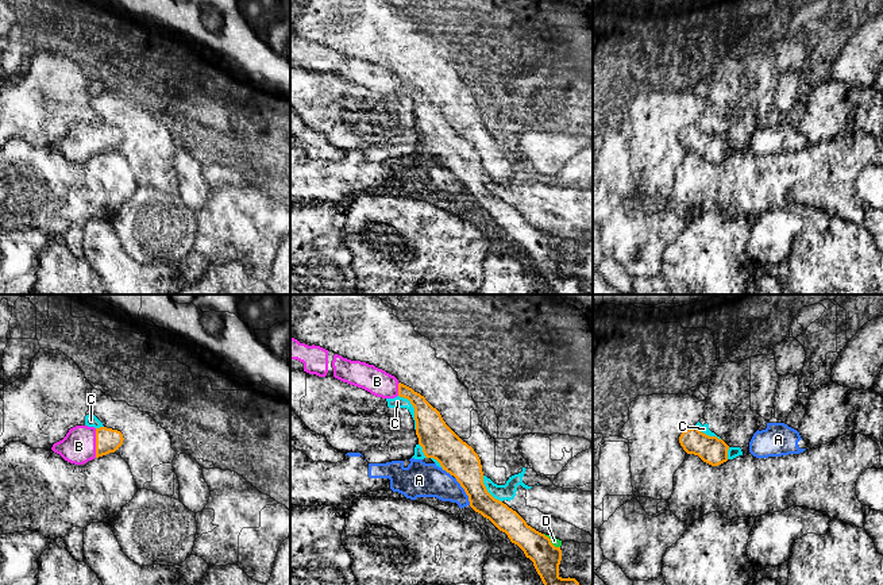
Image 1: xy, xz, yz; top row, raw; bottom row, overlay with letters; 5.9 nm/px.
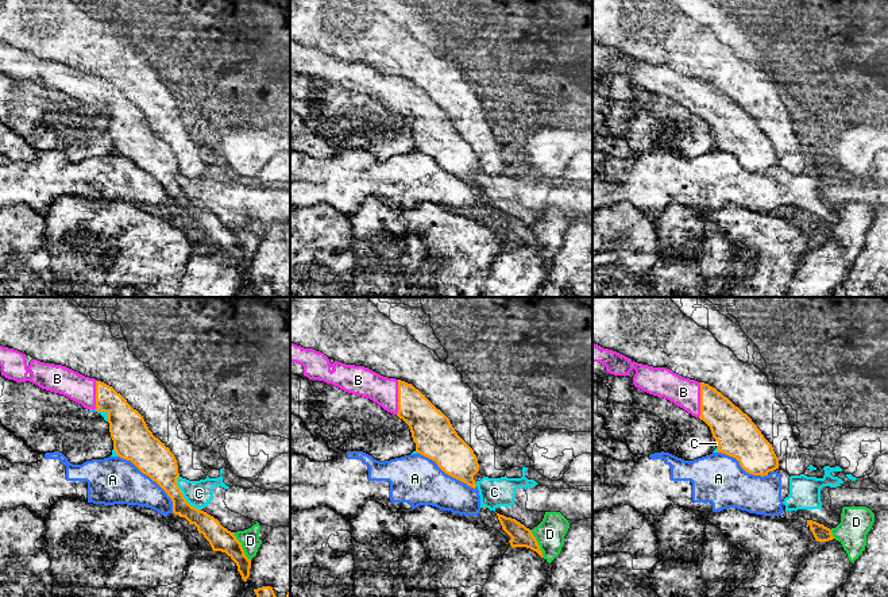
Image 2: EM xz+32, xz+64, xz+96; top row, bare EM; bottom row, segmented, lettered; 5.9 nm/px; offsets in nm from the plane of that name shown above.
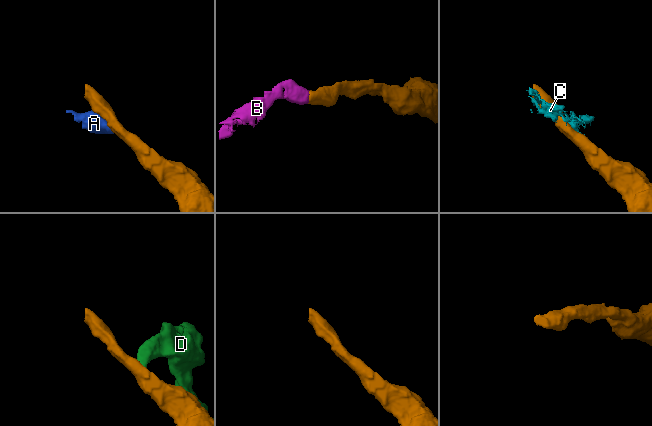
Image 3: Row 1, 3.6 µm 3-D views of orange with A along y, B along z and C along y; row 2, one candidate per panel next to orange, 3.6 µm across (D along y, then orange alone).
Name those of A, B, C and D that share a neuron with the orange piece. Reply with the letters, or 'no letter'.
B

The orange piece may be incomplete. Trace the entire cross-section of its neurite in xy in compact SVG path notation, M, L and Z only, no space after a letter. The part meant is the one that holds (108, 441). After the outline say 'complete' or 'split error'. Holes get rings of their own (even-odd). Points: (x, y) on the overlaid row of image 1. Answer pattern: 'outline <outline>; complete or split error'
outline M76 426L51 450L65 461L84 465L88 461L115 453L123 444L123 434L107 427Z; split error

